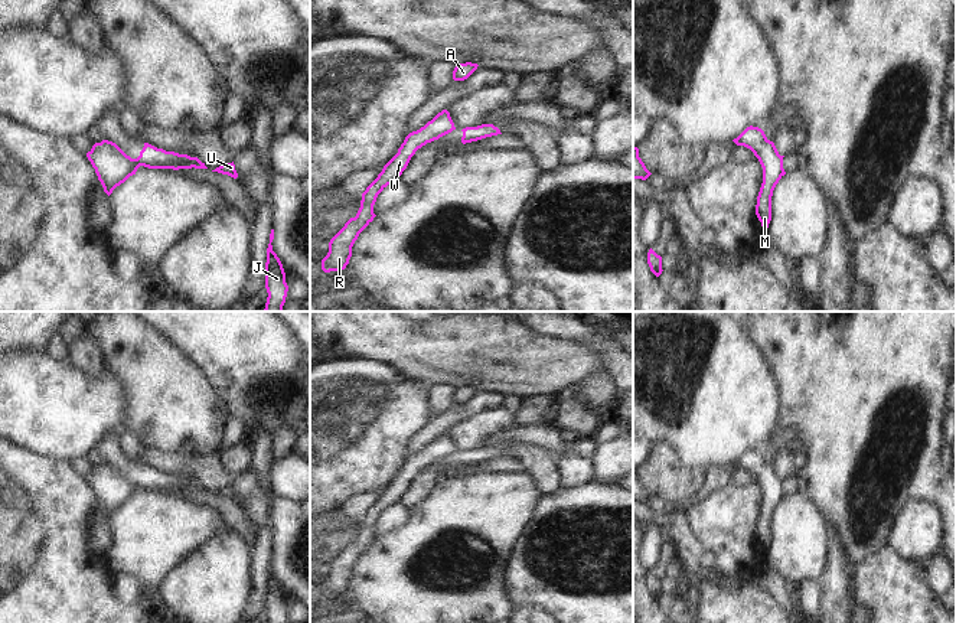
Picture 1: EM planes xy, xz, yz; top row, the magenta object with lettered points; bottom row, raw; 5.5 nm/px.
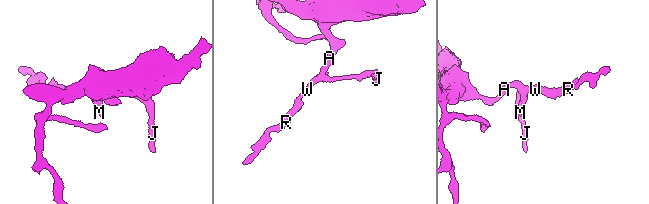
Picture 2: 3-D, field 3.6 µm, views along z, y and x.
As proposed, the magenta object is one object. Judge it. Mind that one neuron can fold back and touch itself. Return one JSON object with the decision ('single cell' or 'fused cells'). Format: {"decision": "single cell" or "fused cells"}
{"decision": "fused cells"}

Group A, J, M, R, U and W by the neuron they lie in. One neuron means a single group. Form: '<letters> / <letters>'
A M R W / J U

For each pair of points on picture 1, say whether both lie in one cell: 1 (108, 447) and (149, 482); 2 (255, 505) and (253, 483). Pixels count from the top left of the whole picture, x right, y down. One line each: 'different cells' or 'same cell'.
1: same cell
2: same cell

